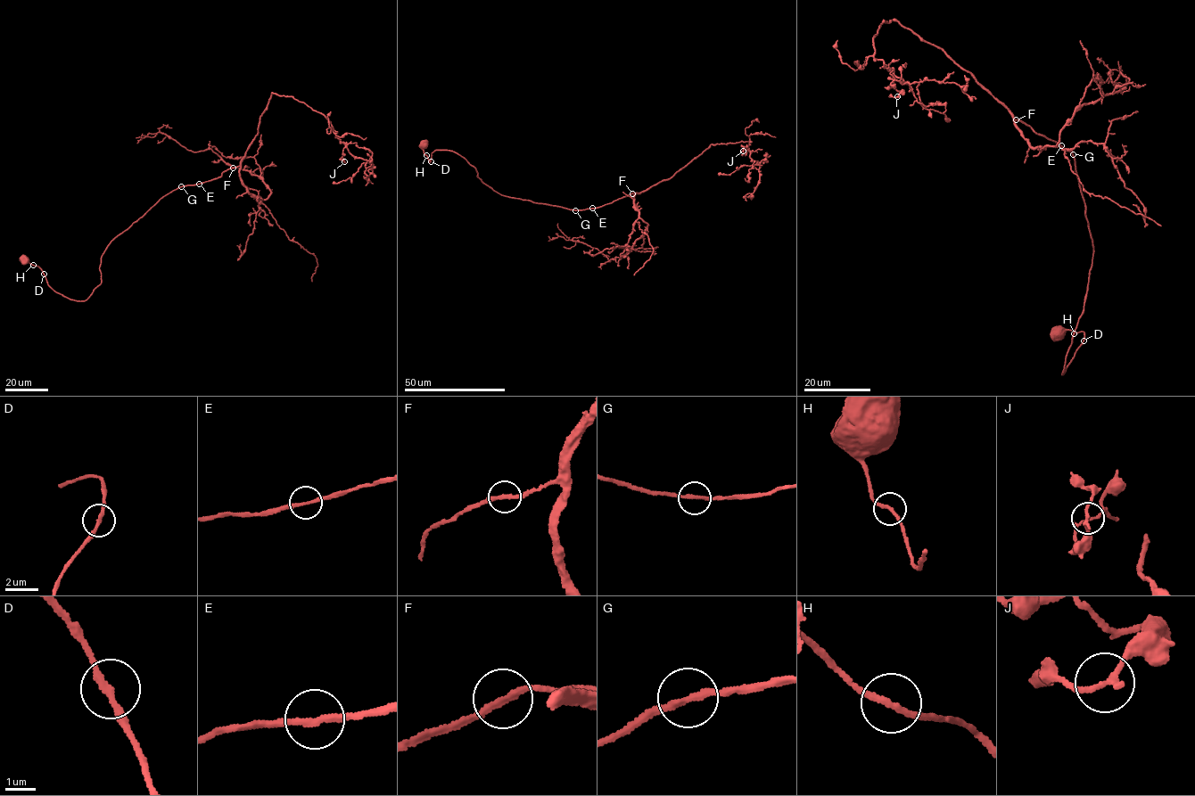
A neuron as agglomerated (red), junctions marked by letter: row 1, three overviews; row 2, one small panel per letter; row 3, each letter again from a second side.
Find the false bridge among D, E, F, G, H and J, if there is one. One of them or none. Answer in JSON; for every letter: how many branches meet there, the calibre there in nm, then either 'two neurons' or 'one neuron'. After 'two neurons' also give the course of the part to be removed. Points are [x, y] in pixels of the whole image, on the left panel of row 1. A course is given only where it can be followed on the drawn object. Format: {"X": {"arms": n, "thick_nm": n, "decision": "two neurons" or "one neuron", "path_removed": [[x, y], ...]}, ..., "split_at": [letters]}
{"D": {"arms": 2, "thick_nm": 200, "decision": "one neuron"}, "E": {"arms": 2, "thick_nm": 200, "decision": "one neuron"}, "F": {"arms": 2, "thick_nm": 200, "decision": "one neuron"}, "G": {"arms": 2, "thick_nm": 200, "decision": "one neuron"}, "H": {"arms": 2, "thick_nm": 200, "decision": "one neuron"}, "J": {"arms": 2, "thick_nm": 200, "decision": "one neuron"}, "split_at": []}

